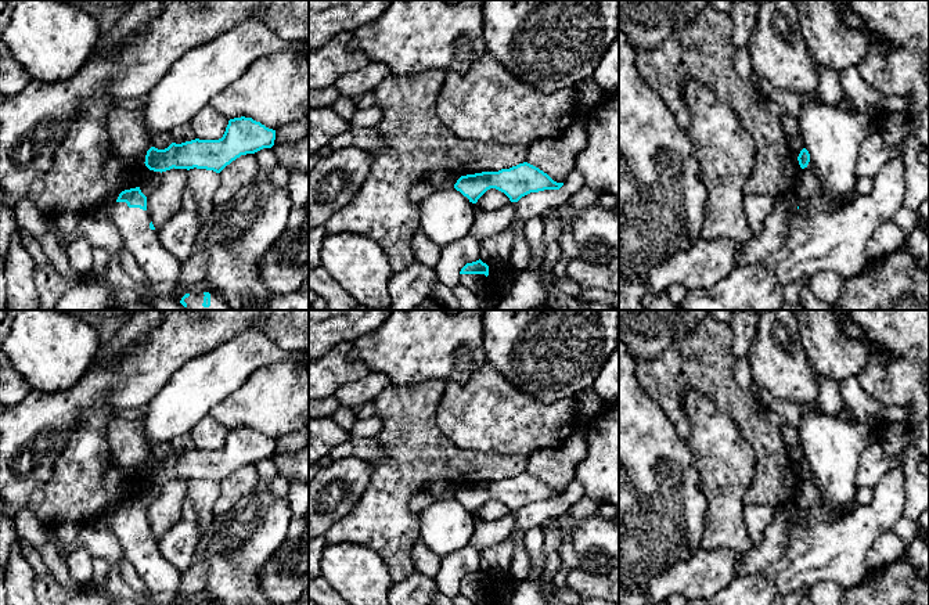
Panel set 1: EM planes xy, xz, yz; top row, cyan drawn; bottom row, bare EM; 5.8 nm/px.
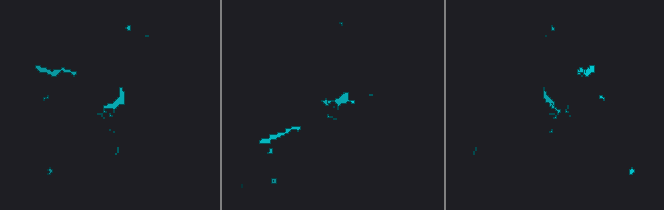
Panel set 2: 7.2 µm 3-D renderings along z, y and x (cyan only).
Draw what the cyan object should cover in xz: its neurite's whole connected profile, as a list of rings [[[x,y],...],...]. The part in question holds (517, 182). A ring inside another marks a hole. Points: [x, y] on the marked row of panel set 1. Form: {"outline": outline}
{"outline": [[[523,162],[498,172],[461,176],[454,184],[454,188],[467,197],[469,202],[476,204],[490,188],[504,192],[511,202],[518,202],[530,192],[559,190],[562,186],[563,183],[554,181],[539,168]]]}

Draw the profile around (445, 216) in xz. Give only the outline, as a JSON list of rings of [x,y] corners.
[[[454,187],[436,190],[418,208],[420,228],[440,248],[468,235],[475,223],[475,205]]]

